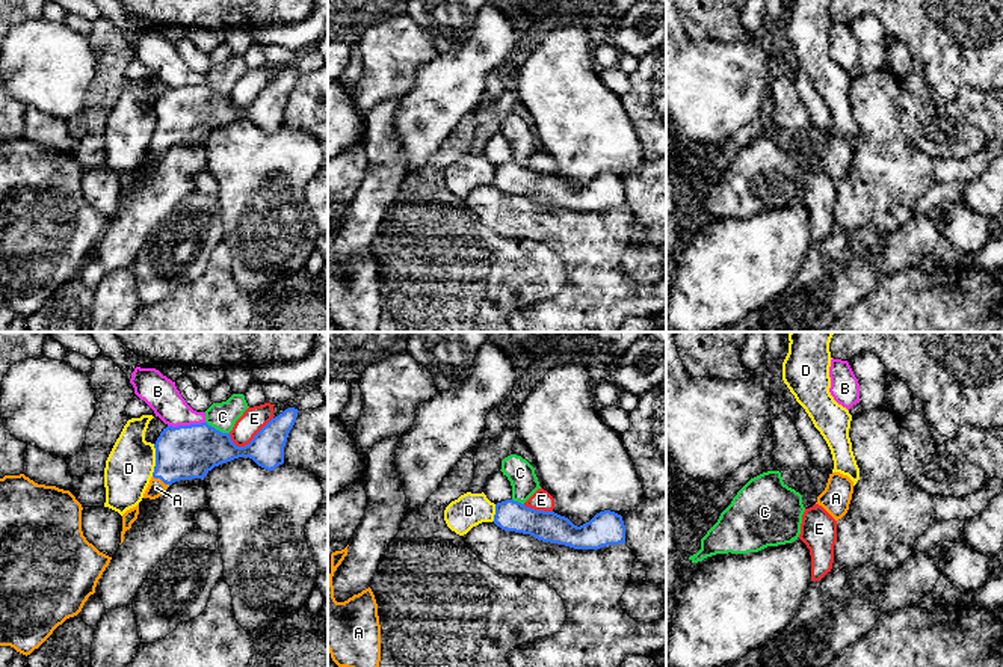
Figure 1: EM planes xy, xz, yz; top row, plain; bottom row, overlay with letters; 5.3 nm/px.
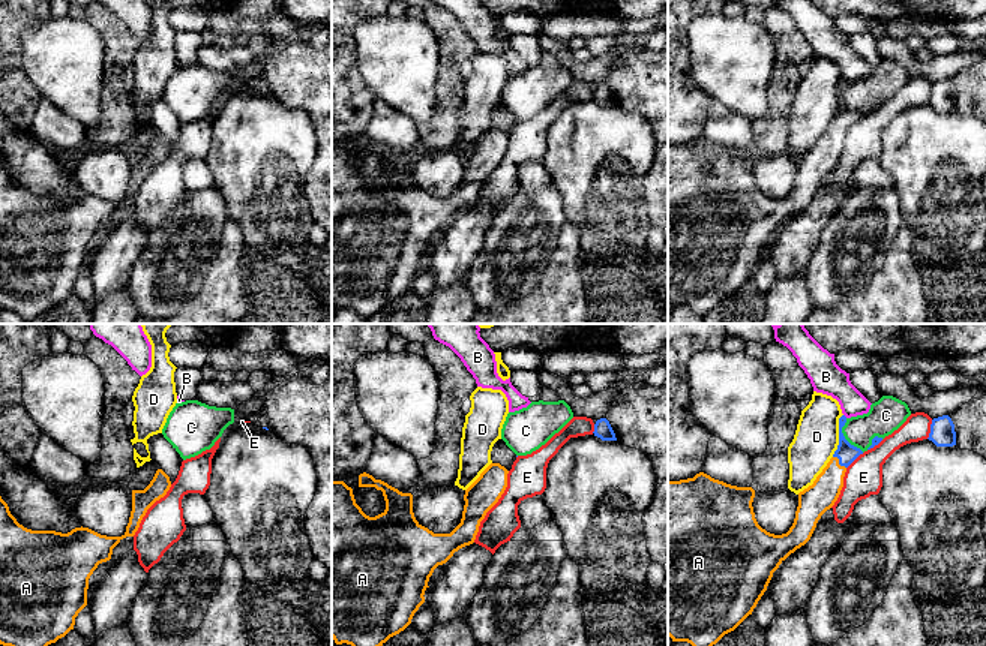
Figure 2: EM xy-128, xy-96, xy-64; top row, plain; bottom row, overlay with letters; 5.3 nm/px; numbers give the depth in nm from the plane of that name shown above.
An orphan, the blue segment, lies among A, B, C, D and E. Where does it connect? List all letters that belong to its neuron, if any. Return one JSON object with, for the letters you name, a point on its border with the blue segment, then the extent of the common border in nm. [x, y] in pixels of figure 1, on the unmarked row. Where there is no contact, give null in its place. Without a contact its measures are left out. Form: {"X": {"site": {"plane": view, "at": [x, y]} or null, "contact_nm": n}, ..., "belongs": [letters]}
{"A": {"site": {"plane": "xy", "at": [162, 142]}, "contact_nm": 110}, "belongs": ["A"]}

